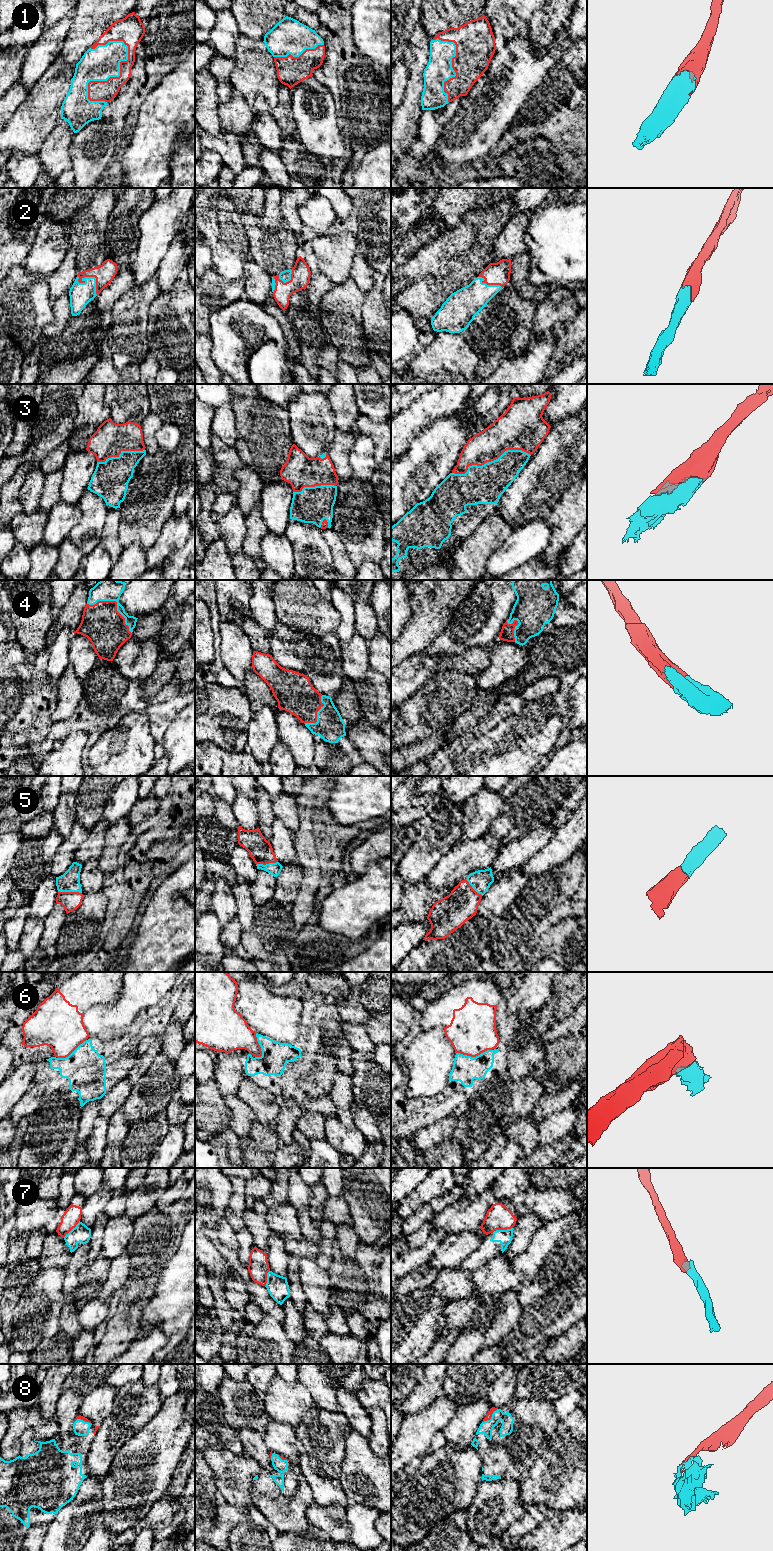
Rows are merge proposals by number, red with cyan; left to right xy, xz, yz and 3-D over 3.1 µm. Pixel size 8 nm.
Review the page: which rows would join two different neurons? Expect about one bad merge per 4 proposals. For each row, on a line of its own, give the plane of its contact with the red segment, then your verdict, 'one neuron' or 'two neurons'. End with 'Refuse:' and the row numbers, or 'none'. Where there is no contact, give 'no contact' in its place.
1: contact in xy; one neuron
2: contact in xy; one neuron
3: contact in yz; one neuron
4: contact in xy; one neuron
5: contact in xy; one neuron
6: contact in yz; two neurons
7: contact in yz; two neurons
8: contact in yz; one neuron
Refuse: 6, 7

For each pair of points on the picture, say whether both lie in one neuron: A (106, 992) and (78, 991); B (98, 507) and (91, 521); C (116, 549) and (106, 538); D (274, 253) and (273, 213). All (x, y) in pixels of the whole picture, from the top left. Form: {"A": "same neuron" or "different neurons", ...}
{"A": "same neuron", "B": "same neuron", "C": "same neuron", "D": "same neuron"}

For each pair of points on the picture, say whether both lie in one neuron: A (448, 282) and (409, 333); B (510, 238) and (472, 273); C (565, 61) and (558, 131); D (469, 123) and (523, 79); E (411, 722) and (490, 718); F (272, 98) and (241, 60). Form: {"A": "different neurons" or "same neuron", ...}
{"A": "different neurons", "B": "different neurons", "C": "same neuron", "D": "same neuron", "E": "same neuron", "F": "same neuron"}

